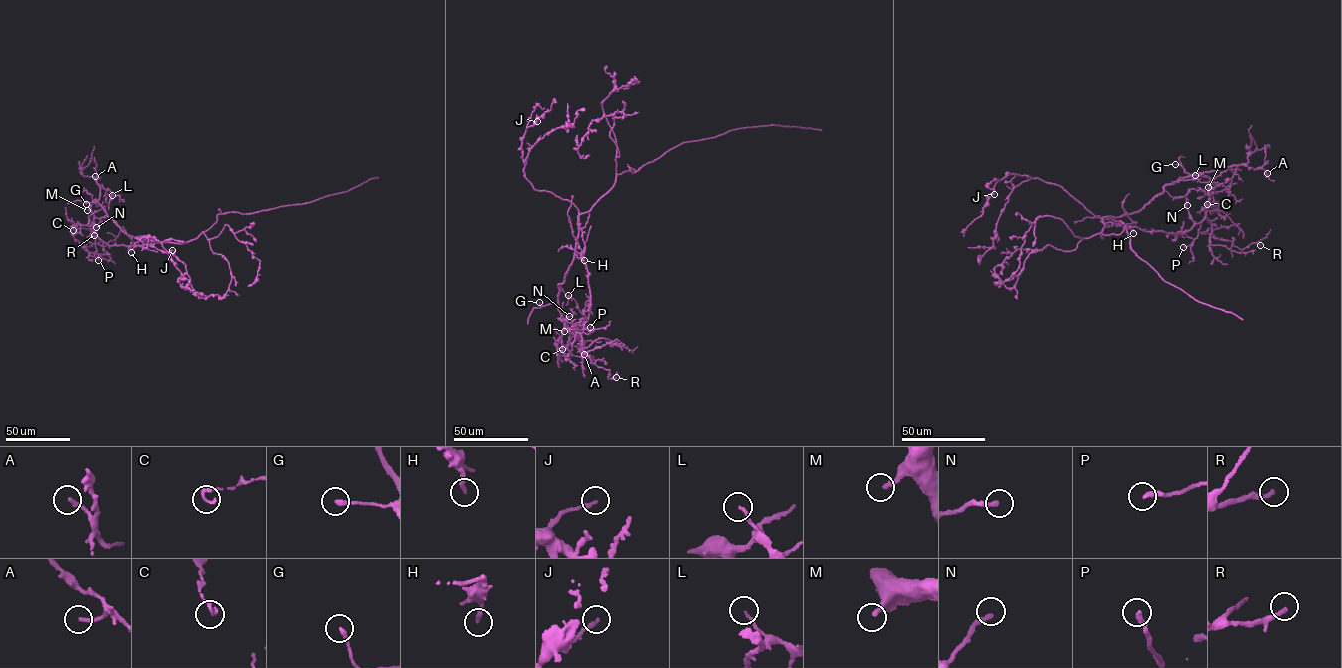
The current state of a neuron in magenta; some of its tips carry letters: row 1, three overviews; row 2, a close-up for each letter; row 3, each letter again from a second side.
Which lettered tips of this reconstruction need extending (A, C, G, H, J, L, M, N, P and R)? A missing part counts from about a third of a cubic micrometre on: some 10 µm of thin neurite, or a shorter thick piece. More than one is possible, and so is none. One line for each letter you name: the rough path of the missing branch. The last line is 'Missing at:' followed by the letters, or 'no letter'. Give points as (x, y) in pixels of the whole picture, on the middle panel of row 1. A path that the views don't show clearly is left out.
Missing at: M, N

